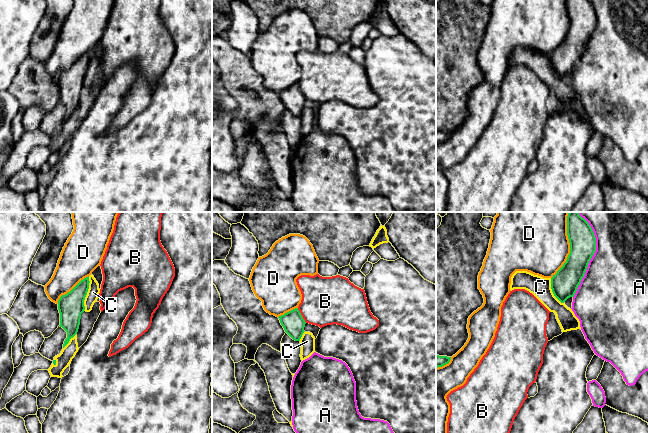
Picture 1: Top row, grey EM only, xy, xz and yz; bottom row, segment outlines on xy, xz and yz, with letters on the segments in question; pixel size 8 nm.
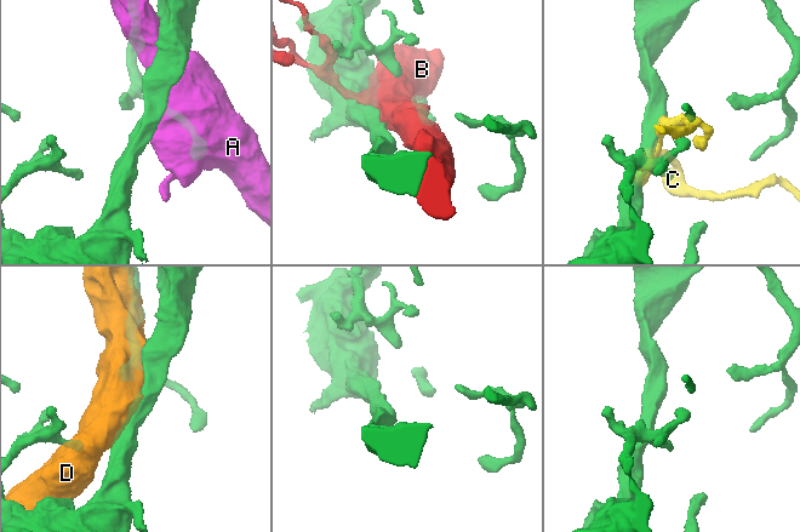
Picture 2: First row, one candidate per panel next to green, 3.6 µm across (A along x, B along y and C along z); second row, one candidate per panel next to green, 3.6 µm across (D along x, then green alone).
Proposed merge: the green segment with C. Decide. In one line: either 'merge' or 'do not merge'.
merge

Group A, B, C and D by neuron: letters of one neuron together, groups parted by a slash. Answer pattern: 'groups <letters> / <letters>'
groups A / B / C / D

